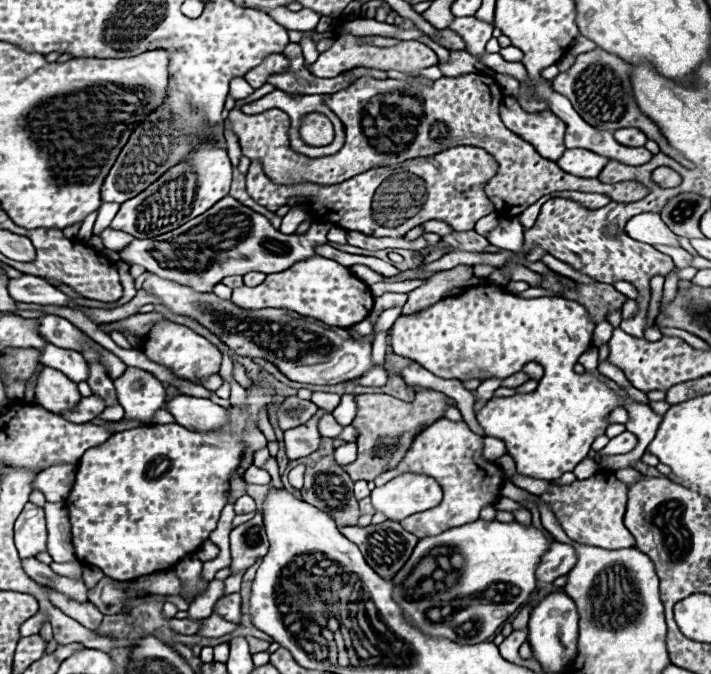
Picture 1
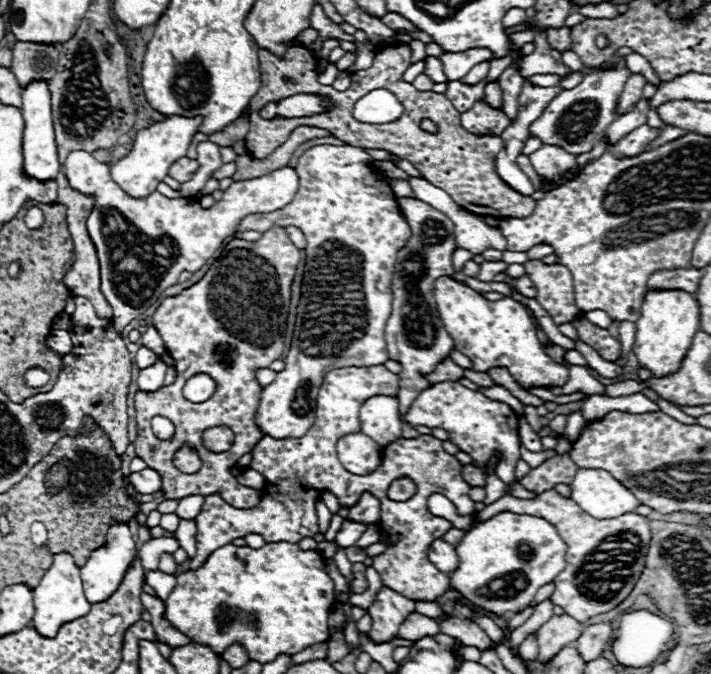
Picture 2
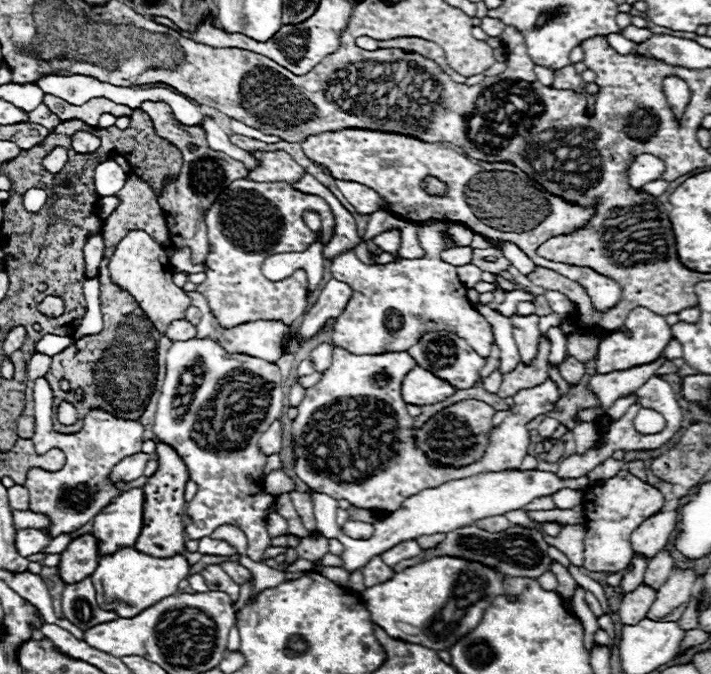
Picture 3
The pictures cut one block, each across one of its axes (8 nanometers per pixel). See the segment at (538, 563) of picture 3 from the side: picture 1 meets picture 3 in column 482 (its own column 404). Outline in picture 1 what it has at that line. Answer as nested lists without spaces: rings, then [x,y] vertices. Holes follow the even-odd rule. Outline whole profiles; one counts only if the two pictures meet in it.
[[[392,520],[370,524],[366,528],[340,526],[340,532],[360,548],[366,562],[386,580],[394,578],[418,542],[418,538]]]

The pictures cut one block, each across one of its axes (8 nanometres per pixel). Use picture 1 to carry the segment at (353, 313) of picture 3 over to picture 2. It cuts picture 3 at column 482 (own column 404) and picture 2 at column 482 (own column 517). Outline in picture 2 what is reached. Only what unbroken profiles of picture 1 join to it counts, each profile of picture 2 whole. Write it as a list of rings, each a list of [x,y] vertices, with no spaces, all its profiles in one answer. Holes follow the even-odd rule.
[[[450,276],[436,278],[432,292],[440,318],[448,334],[454,338],[456,350],[472,360],[474,370],[488,372],[490,368],[506,367],[522,388],[552,388],[568,382],[568,368],[546,356],[536,338],[534,322],[522,304],[512,298],[490,302]],[[458,382],[432,384],[430,388],[420,392],[420,396],[406,412],[406,420],[414,420],[416,426],[444,428],[446,432],[450,432],[450,442],[454,442],[462,452],[468,452],[474,458],[474,466],[478,468],[484,468],[492,452],[500,452],[504,458],[498,464],[496,474],[504,484],[514,482],[514,470],[520,460],[520,436],[516,417],[507,404],[484,397],[480,392],[468,390]]]

